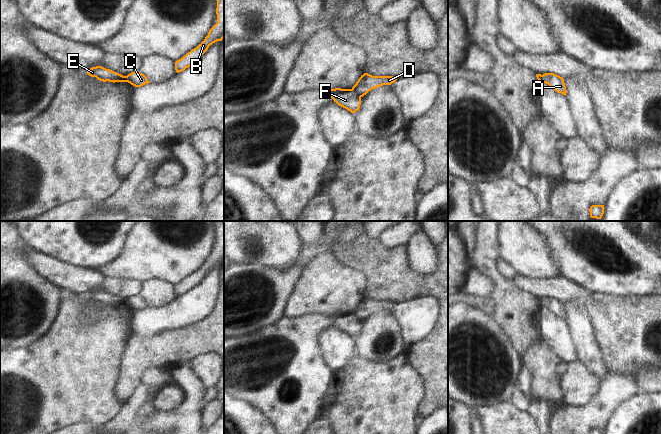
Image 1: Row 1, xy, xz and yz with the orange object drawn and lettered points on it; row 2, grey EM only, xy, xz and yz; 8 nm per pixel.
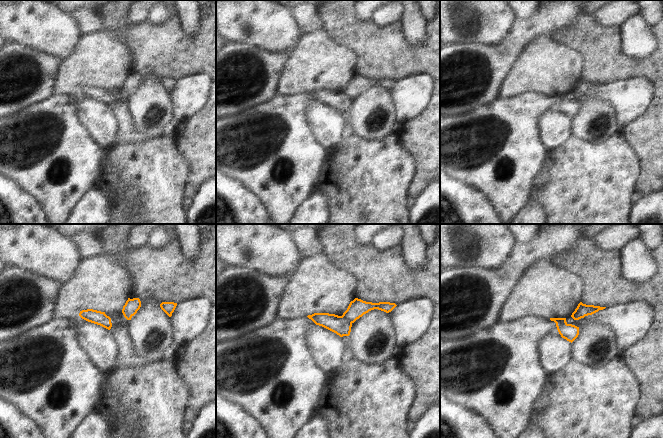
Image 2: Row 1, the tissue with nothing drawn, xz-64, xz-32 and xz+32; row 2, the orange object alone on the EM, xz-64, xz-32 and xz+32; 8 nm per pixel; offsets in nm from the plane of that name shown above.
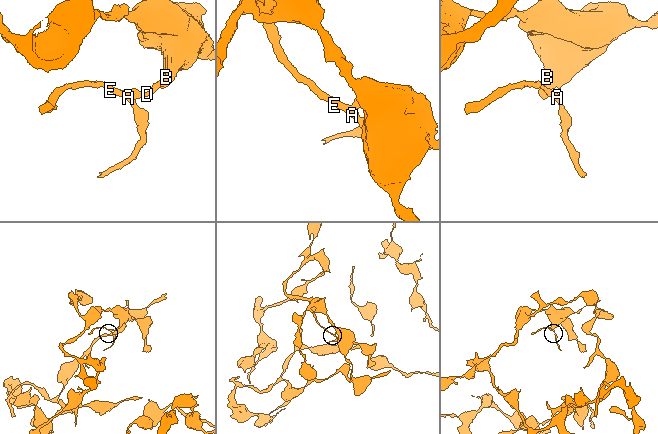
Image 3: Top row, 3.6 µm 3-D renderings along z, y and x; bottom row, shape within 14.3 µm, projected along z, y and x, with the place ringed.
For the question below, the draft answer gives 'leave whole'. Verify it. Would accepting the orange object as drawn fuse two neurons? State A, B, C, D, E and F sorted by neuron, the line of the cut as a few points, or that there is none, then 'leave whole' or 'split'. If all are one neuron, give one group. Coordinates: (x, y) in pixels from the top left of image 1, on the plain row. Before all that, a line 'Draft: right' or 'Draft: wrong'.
Draft: wrong
groups A E F / B C D; cut xz (351, 313), (360, 321); split

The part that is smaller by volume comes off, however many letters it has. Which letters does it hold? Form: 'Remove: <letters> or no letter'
Remove: A, E, F

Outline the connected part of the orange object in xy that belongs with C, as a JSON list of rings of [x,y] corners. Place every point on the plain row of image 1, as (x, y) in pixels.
[[[134,295],[127,299],[127,303],[129,307],[135,311],[141,311],[145,308],[150,307],[147,303],[147,301],[140,297],[139,295]]]

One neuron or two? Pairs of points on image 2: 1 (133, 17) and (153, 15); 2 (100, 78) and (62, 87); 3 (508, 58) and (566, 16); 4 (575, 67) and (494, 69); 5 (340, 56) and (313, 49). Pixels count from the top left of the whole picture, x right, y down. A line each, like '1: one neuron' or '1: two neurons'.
1: two neurons
2: one neuron
3: one neuron
4: two neurons
5: one neuron

